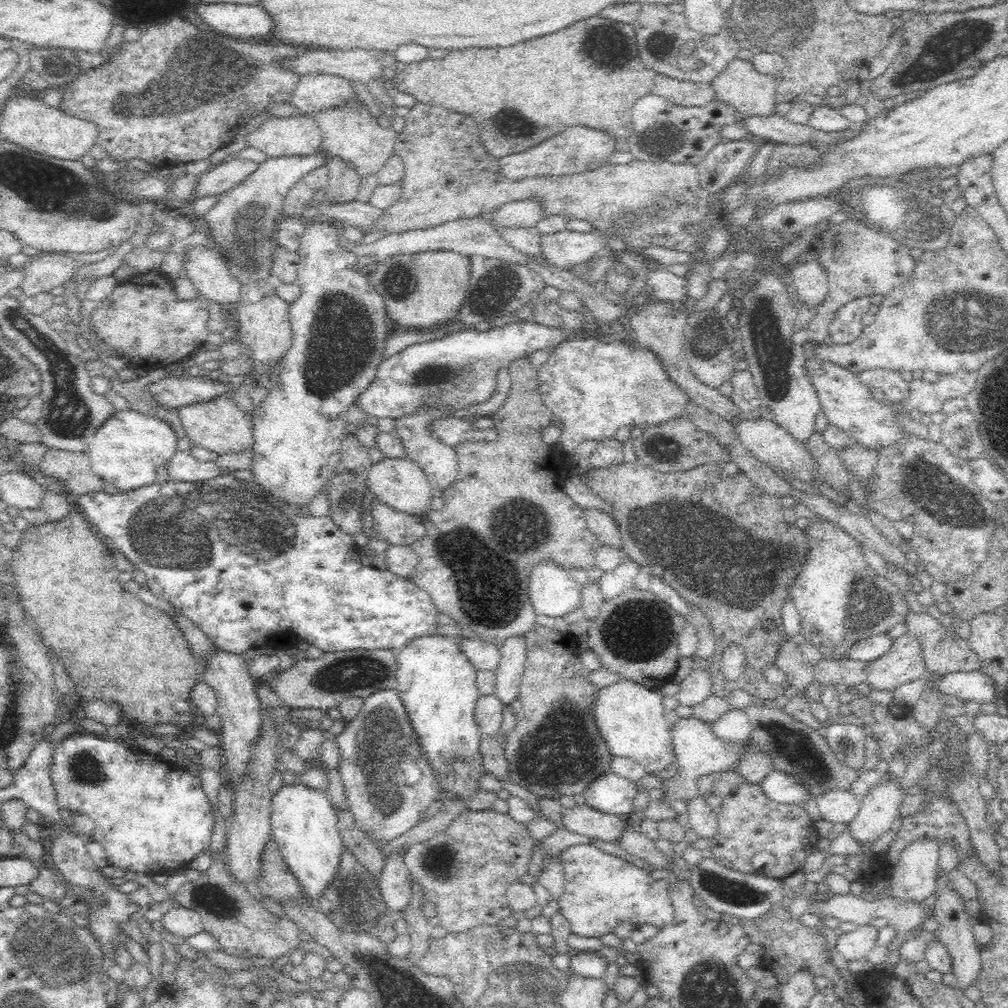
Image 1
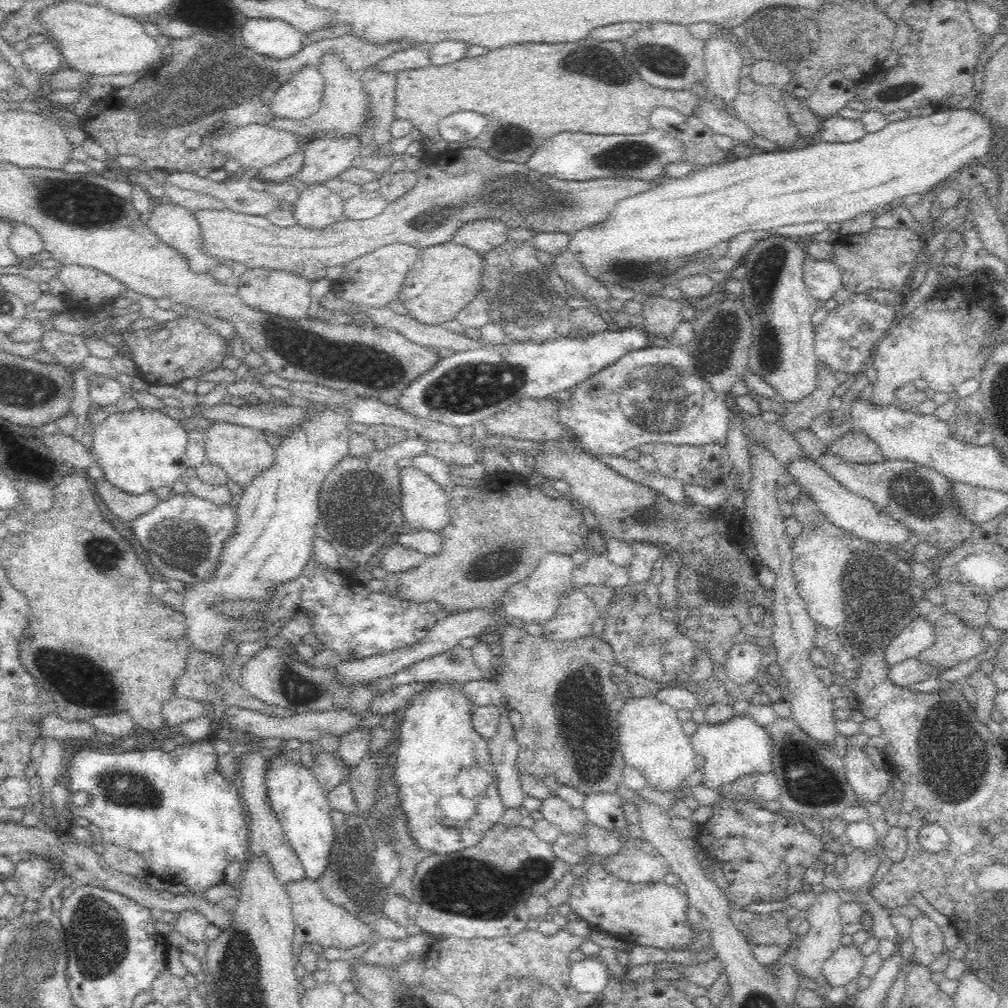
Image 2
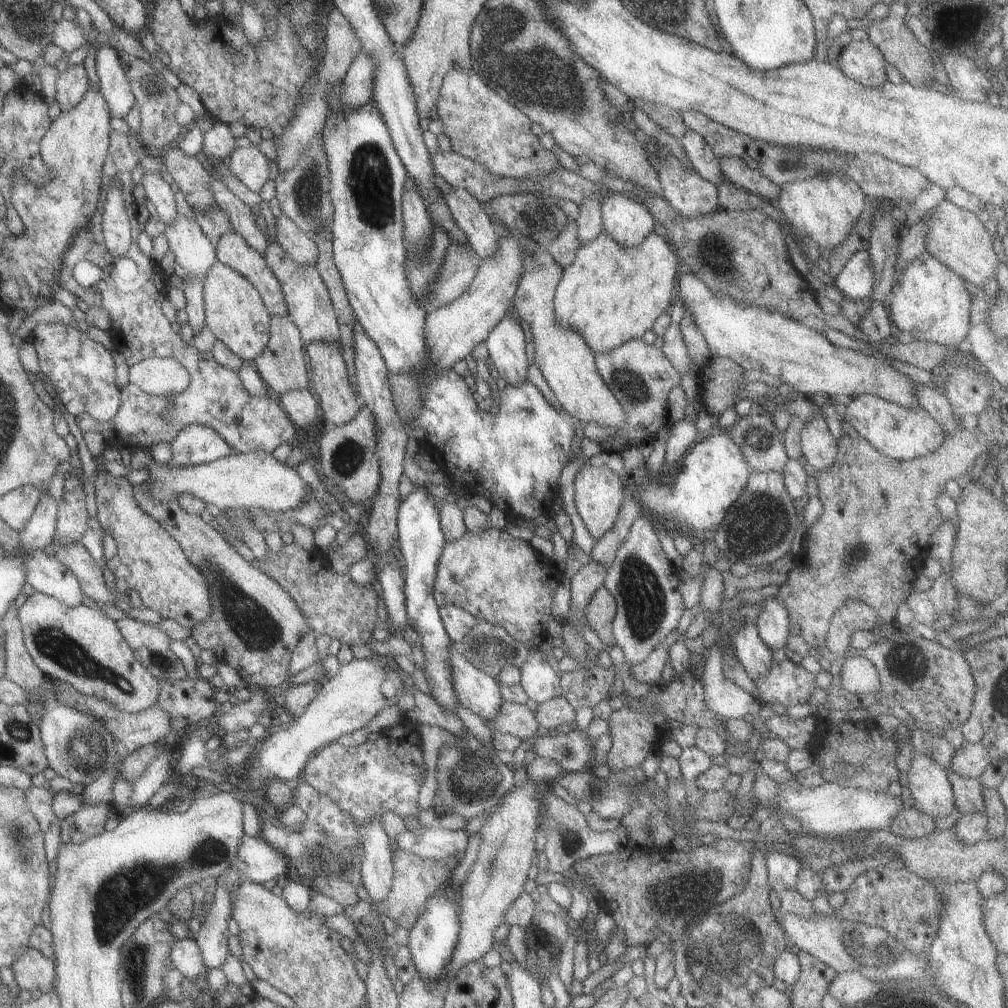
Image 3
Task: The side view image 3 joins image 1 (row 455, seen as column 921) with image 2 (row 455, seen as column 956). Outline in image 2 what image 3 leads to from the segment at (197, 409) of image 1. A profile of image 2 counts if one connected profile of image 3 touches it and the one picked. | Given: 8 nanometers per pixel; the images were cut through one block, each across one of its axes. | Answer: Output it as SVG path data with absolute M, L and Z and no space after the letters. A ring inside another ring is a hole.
M214 423L205 432L206 462L222 468L226 480L231 480L246 490L261 472L275 463L275 447L268 443L264 433L256 429L230 423Z

